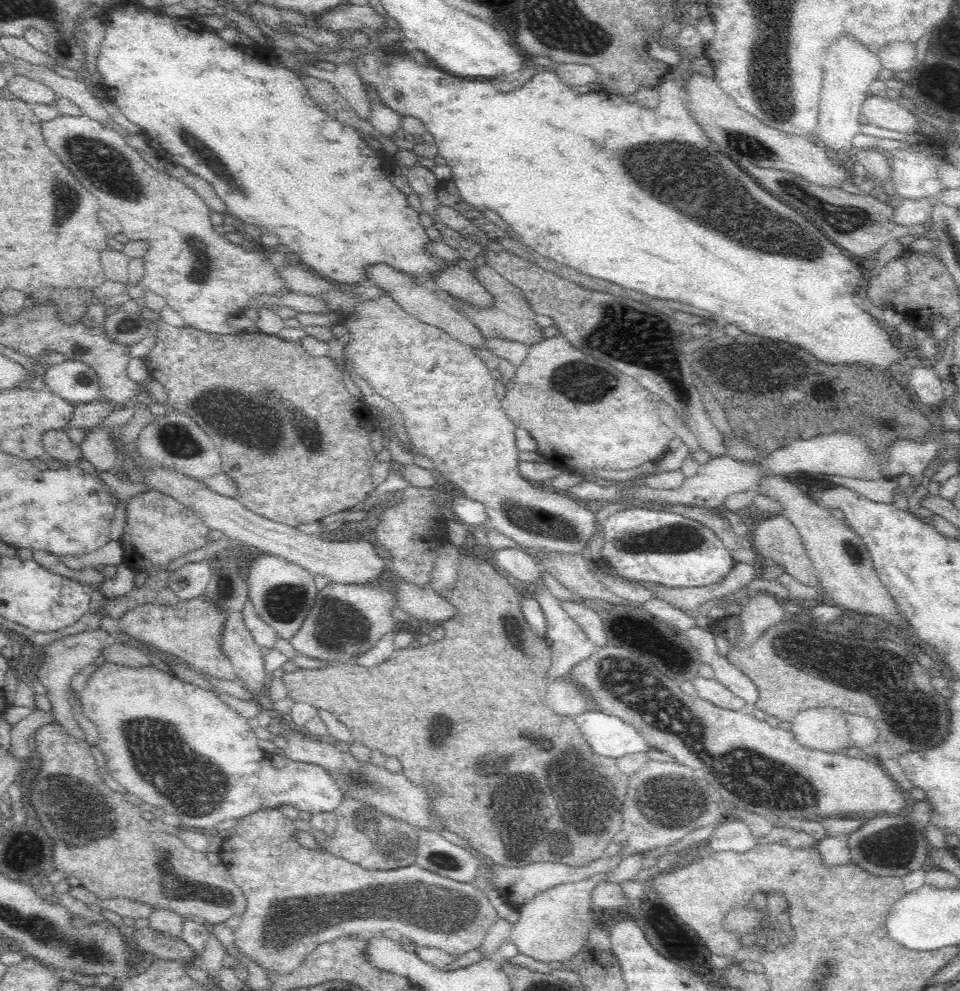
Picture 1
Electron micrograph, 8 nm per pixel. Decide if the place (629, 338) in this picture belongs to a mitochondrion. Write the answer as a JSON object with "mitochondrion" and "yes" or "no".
{"mitochondrion":"yes"}

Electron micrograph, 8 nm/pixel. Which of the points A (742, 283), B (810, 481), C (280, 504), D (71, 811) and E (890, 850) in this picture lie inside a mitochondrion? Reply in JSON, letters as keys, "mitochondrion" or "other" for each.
{"A":"other","B":"other","C":"other","D":"mitochondrion","E":"mitochondrion"}

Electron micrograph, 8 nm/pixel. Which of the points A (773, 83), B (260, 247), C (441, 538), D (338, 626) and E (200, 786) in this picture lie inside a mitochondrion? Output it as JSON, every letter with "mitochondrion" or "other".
{"A":"mitochondrion","B":"other","C":"other","D":"mitochondrion","E":"mitochondrion"}

